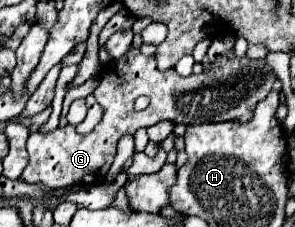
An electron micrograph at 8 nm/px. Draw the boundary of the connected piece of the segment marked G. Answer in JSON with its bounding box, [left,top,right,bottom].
[23,47,277,189]

